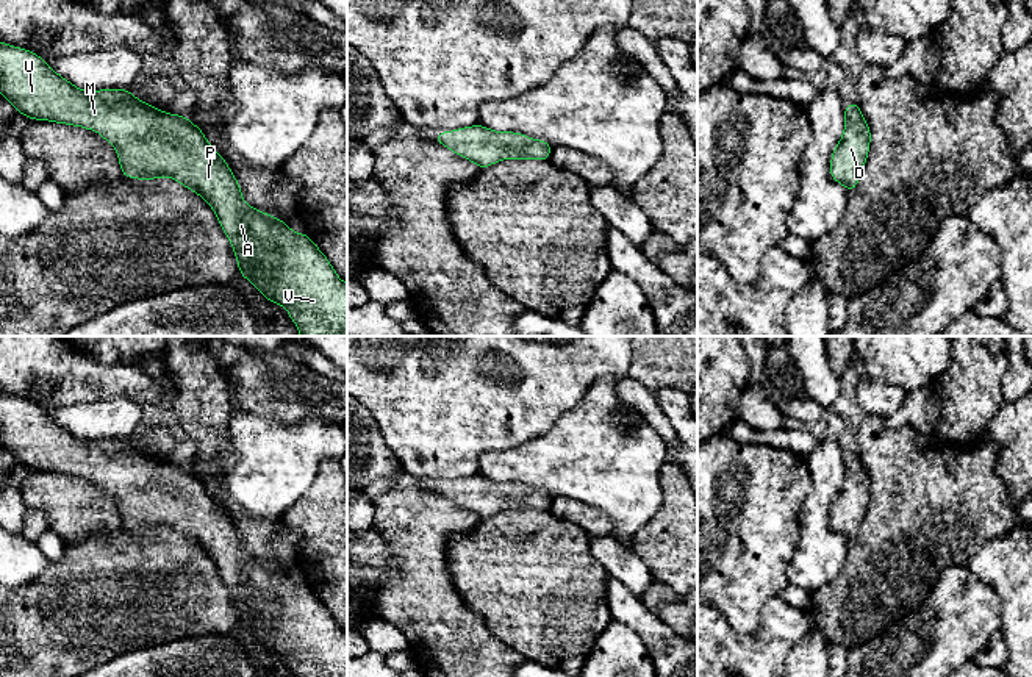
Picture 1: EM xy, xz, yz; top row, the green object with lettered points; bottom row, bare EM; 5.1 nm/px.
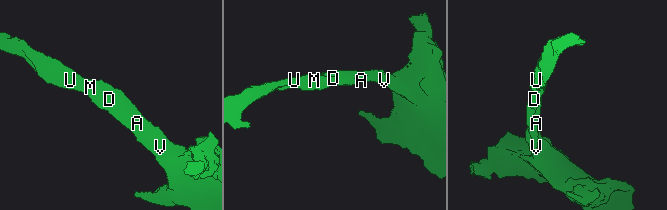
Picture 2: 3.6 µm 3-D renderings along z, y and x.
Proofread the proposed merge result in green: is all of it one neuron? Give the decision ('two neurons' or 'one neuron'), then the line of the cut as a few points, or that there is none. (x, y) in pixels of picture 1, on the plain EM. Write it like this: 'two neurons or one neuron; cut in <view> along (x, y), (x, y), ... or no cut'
one neuron; no cut

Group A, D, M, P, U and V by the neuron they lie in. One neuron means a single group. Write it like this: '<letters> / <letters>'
A D M P U V

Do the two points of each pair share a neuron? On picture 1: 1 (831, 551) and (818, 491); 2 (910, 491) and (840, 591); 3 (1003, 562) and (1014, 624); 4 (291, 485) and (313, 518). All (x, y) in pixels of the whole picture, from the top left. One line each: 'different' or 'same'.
1: same
2: same
3: same
4: different

